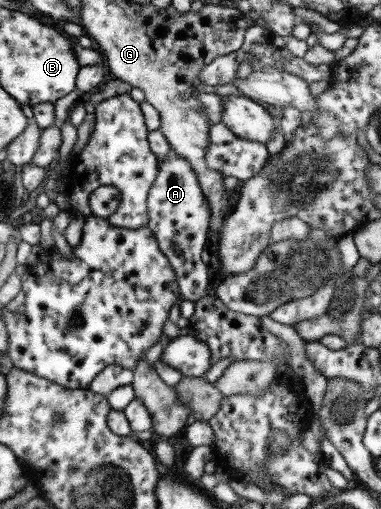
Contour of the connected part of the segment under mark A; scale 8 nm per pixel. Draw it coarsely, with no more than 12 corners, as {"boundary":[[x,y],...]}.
{"boundary":[[158,157],[146,227],[179,295],[206,295],[208,201],[194,171]]}

